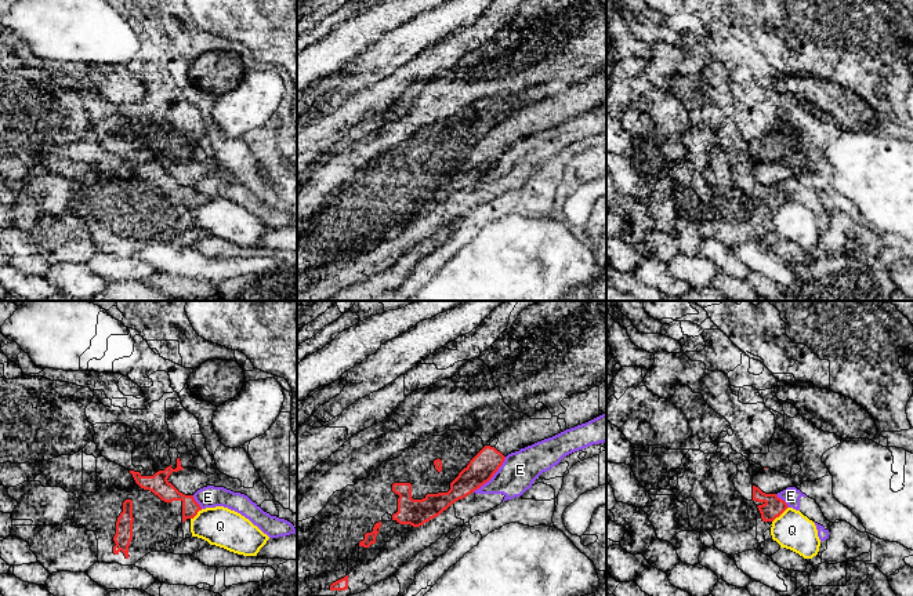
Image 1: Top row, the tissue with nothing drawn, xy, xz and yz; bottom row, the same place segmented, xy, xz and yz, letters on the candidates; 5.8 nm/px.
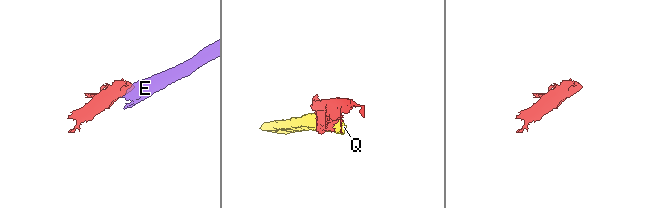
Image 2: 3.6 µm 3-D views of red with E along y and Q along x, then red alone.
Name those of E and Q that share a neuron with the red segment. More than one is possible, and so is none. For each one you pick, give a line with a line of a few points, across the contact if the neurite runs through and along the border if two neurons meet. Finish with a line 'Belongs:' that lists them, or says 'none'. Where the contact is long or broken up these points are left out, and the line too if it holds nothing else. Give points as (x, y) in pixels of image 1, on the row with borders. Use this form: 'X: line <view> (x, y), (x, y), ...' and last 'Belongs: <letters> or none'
Belongs: none

